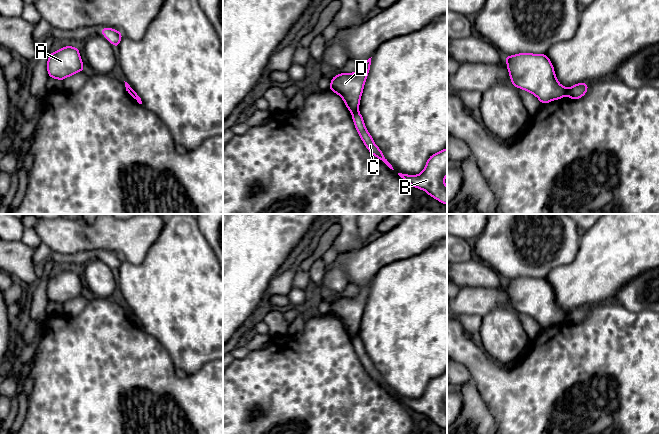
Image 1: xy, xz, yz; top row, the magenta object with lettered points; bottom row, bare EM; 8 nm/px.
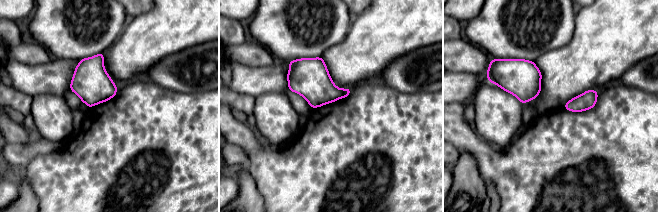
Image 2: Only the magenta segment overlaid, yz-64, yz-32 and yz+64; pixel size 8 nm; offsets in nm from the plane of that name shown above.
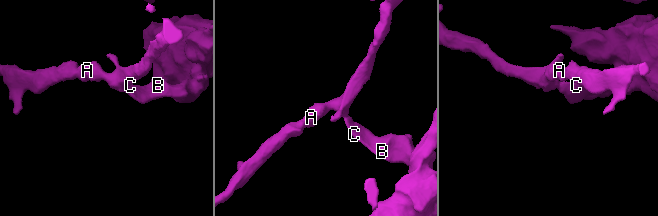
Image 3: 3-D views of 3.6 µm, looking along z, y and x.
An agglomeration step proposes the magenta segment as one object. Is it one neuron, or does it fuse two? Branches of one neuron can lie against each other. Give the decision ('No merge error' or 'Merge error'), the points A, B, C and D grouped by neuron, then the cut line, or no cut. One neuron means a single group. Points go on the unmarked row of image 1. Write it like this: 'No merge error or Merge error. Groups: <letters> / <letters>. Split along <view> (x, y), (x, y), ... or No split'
Merge error. Groups: A D / B C. Split along yz (569, 313), (566, 319)

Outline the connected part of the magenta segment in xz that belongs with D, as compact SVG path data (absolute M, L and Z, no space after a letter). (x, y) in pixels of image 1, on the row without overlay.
M371 282L359 287L354 297L340 297L331 303L329 314L338 318L351 337L359 333L359 328L371 289Z

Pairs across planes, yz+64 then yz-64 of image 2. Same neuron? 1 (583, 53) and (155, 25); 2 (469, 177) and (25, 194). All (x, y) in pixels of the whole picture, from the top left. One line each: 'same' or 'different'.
1: same
2: same

